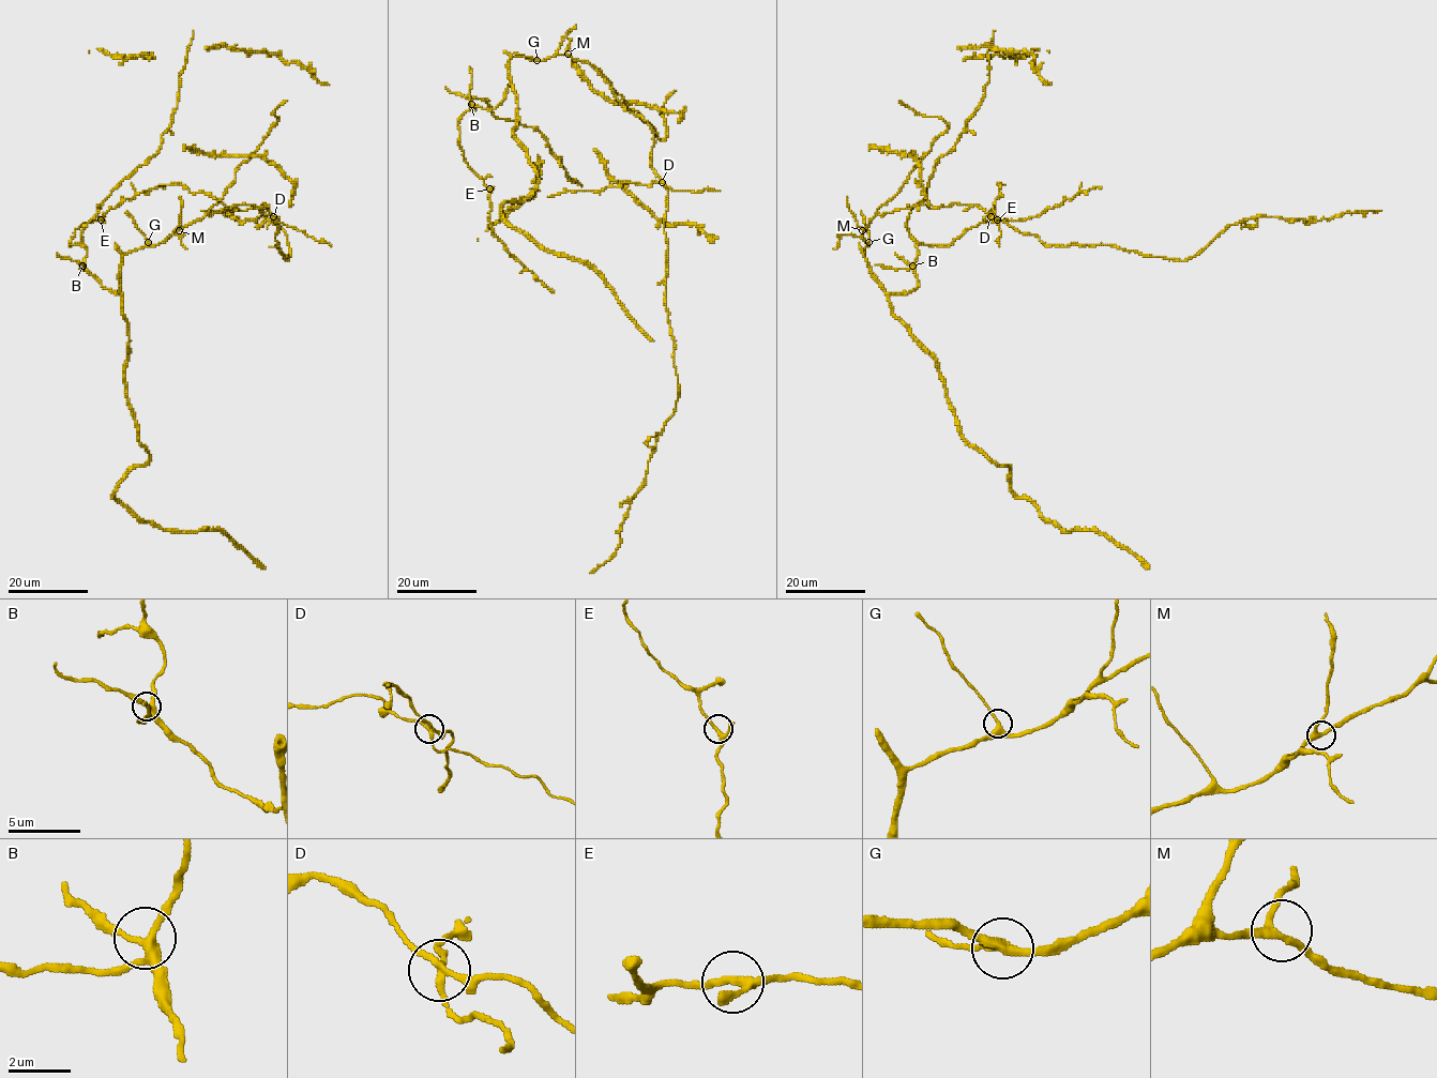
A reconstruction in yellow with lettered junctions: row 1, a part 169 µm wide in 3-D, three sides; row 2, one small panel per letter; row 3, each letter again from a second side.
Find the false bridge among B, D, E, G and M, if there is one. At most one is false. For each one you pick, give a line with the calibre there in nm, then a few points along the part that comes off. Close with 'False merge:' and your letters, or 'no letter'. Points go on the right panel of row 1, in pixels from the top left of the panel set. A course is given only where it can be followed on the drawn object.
D: 220 nm | (991, 217), (993, 208), (989, 211), (996, 207), (995, 201), (999, 196), (999, 184), (1004, 185)
False merge: D

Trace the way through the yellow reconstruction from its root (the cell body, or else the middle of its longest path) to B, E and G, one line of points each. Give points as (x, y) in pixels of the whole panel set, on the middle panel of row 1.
B: (566, 55), (554, 55), (546, 60), (512, 57), (509, 60), (510, 85), (505, 97), (492, 109), (471, 104)
E: (566, 55), (512, 57), (505, 97), (492, 109), (474, 105), (460, 118), (463, 157), (489, 188)
G: (566, 55), (537, 60)

